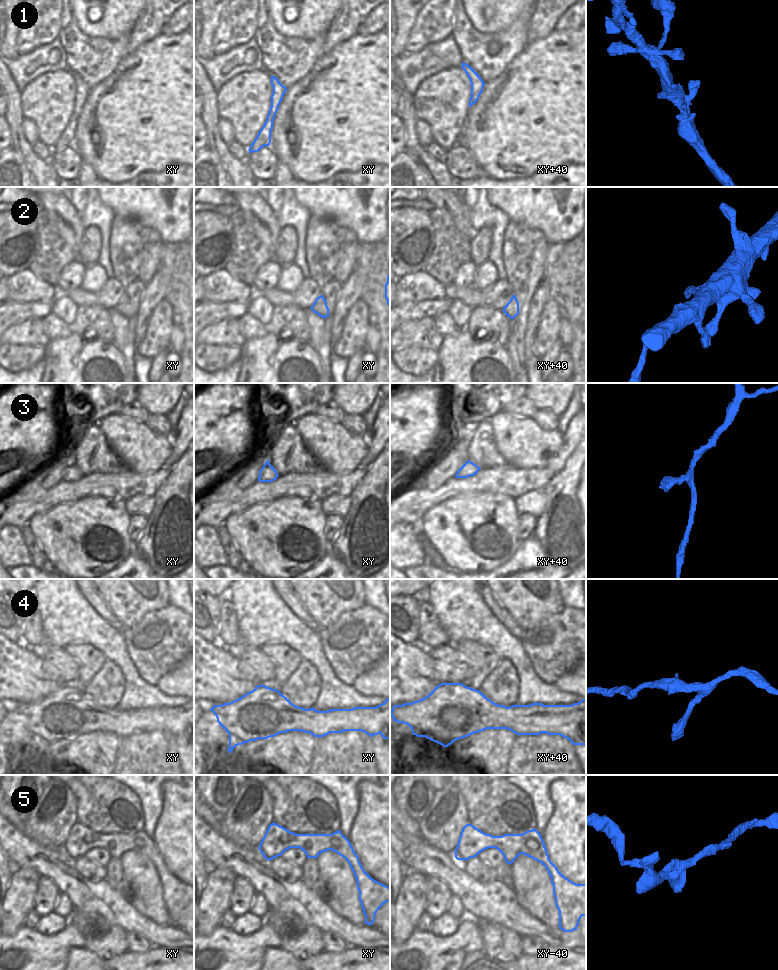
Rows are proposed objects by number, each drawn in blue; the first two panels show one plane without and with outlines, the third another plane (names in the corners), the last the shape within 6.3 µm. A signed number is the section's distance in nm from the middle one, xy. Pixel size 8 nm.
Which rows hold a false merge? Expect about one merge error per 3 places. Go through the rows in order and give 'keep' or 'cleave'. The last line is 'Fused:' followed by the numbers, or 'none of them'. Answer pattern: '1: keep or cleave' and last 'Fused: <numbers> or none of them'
1: cleave
2: keep
3: keep
4: keep
5: keep
Fused: 1

